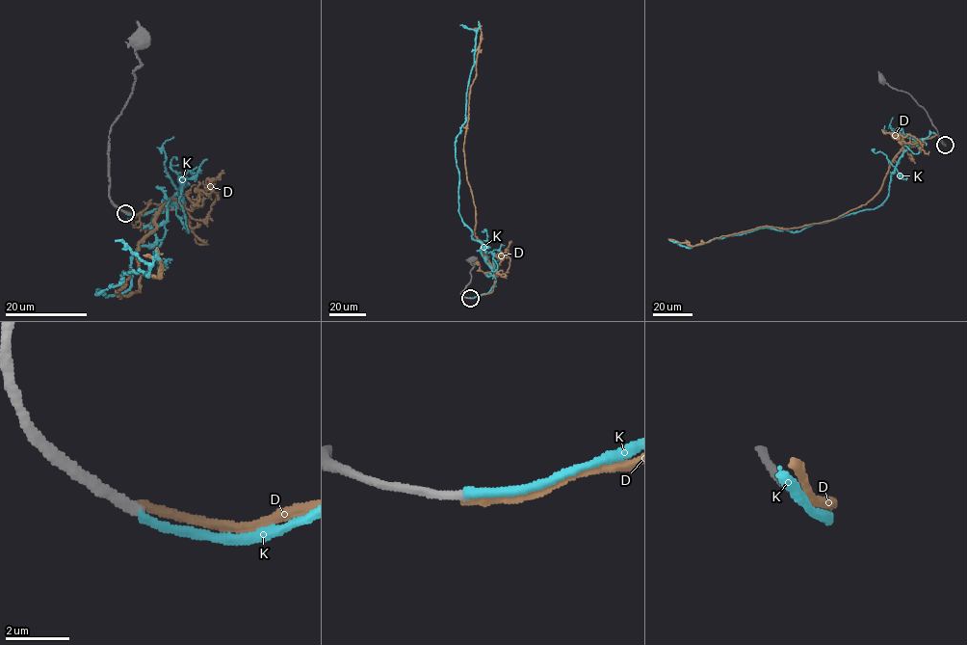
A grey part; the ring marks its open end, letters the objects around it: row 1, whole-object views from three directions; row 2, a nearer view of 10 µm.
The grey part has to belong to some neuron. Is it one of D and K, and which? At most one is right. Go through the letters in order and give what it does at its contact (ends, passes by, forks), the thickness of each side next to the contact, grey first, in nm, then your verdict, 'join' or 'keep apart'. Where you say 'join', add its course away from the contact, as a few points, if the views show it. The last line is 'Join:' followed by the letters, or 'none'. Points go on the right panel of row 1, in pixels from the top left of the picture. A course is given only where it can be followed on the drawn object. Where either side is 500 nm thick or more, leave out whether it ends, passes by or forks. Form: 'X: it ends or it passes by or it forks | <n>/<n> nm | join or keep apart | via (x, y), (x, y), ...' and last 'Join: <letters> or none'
D: it ends | 320/280 nm | keep apart
K: it ends | 320/280 nm | join | via (945, 145), (932, 133), (911, 144), (875, 208), (798, 231), (763, 228), (689, 247), (671, 241)
Join: K

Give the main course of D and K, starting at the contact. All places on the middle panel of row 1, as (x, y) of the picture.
D: (469, 298), (490, 293), (495, 279), (483, 242), (475, 234), (476, 208), (463, 148), (481, 41), (479, 21)
K: (469, 298), (495, 282), (483, 244), (458, 209), (455, 141), (465, 121), (476, 38), (459, 25)

